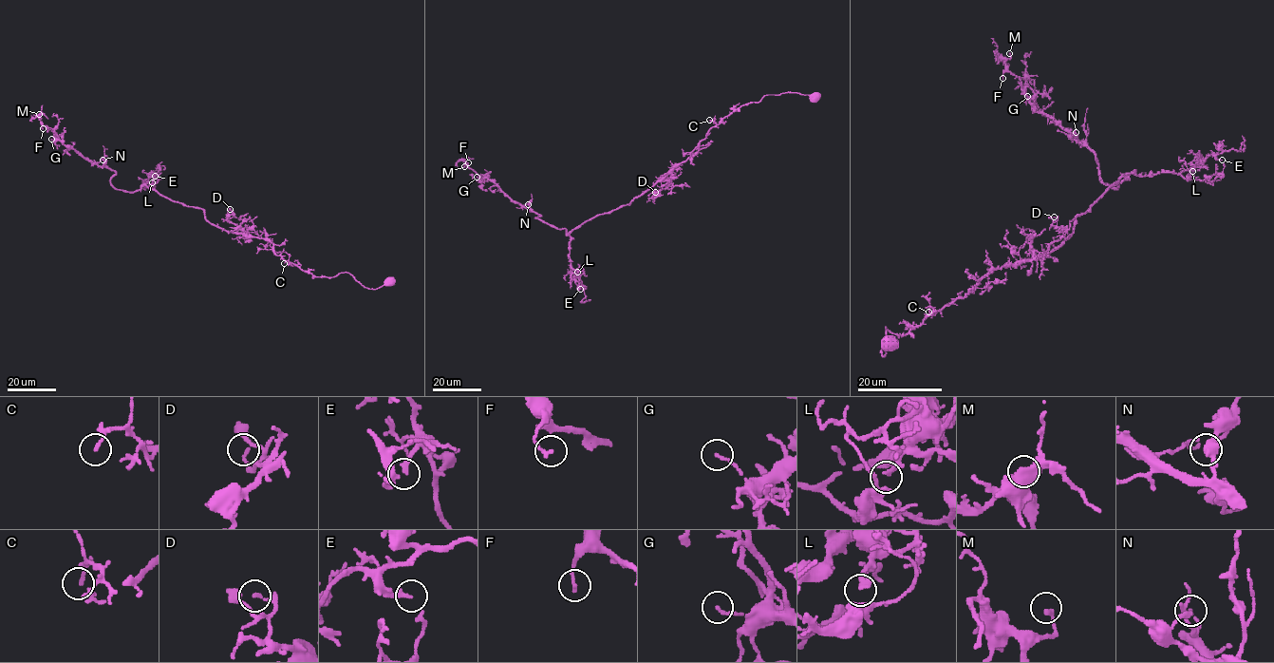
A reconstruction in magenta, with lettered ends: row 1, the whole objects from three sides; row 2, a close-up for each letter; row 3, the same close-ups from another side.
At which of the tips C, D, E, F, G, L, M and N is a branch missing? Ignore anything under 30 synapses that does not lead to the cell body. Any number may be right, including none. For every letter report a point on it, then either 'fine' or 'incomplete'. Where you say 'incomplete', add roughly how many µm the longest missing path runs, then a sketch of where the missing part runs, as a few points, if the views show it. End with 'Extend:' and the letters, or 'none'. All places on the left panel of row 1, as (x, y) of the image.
C: (284, 263) | fine
D: (230, 209) | fine
E: (155, 176) | incomplete | 15 µm | (155, 176), (139, 175)
F: (43, 128) | fine
G: (51, 139) | fine
L: (152, 182) | fine
M: (39, 114) | fine
N: (103, 160) | fine
Extend: E

